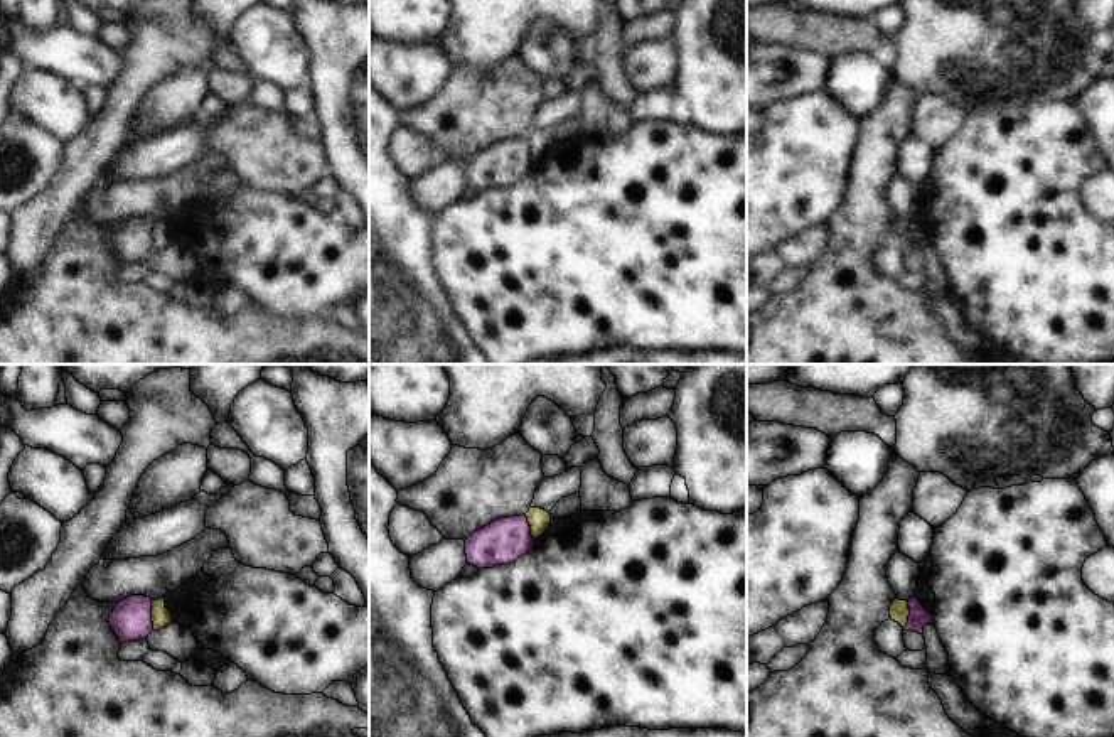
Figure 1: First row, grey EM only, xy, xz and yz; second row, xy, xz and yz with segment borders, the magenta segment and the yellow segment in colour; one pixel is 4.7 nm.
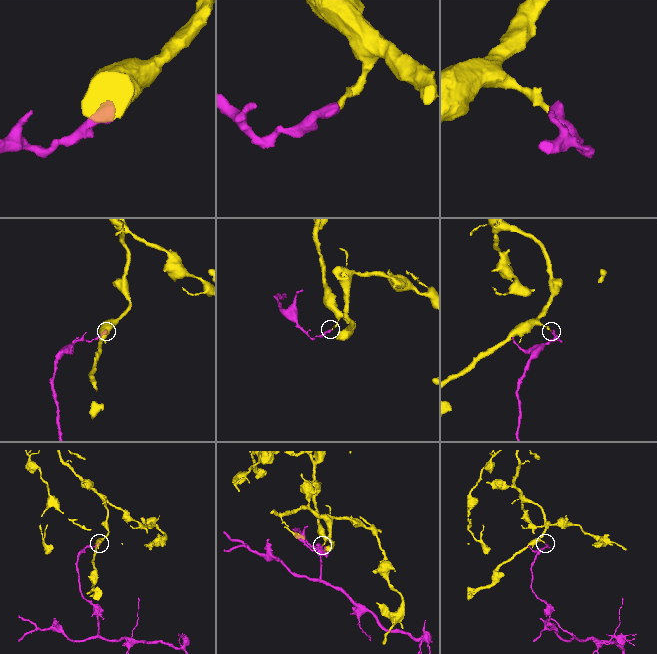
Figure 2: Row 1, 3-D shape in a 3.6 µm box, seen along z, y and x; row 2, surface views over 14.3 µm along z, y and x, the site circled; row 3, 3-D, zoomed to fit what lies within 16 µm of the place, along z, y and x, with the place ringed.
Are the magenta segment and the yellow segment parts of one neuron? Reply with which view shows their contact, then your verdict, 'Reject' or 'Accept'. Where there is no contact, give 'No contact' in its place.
Touches magenta in xy. Reject.

